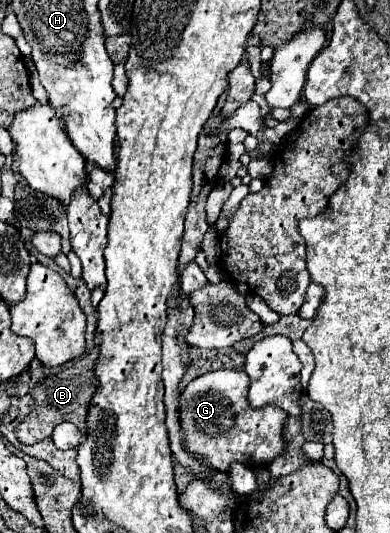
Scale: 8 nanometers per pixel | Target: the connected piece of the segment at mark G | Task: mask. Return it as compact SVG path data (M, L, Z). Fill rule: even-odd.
M215 370L195 378L181 392L181 424L185 428L185 448L197 458L207 458L207 462L229 472L231 464L239 462L249 468L267 468L277 456L285 454L287 442L283 438L285 410L277 406L265 406L253 410L247 402L249 378L243 370Z

